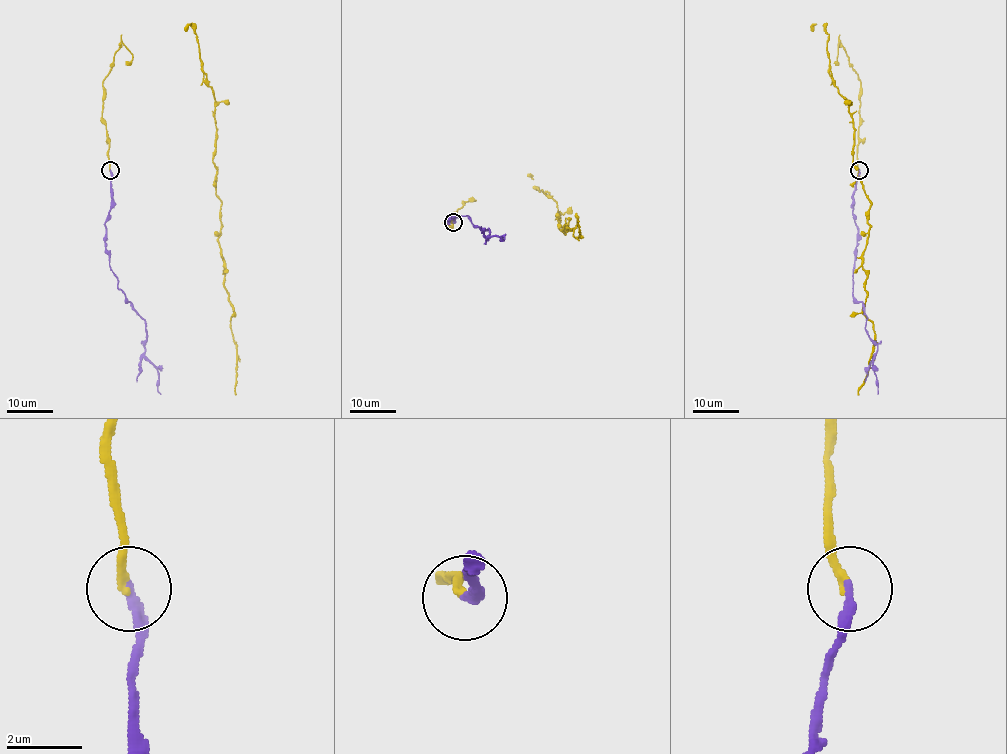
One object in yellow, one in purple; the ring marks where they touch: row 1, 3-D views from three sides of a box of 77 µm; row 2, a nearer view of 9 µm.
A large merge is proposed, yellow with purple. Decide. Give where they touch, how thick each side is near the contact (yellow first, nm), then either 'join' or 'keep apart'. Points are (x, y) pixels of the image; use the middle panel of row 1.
(453, 222) | 220/280 nm | join

